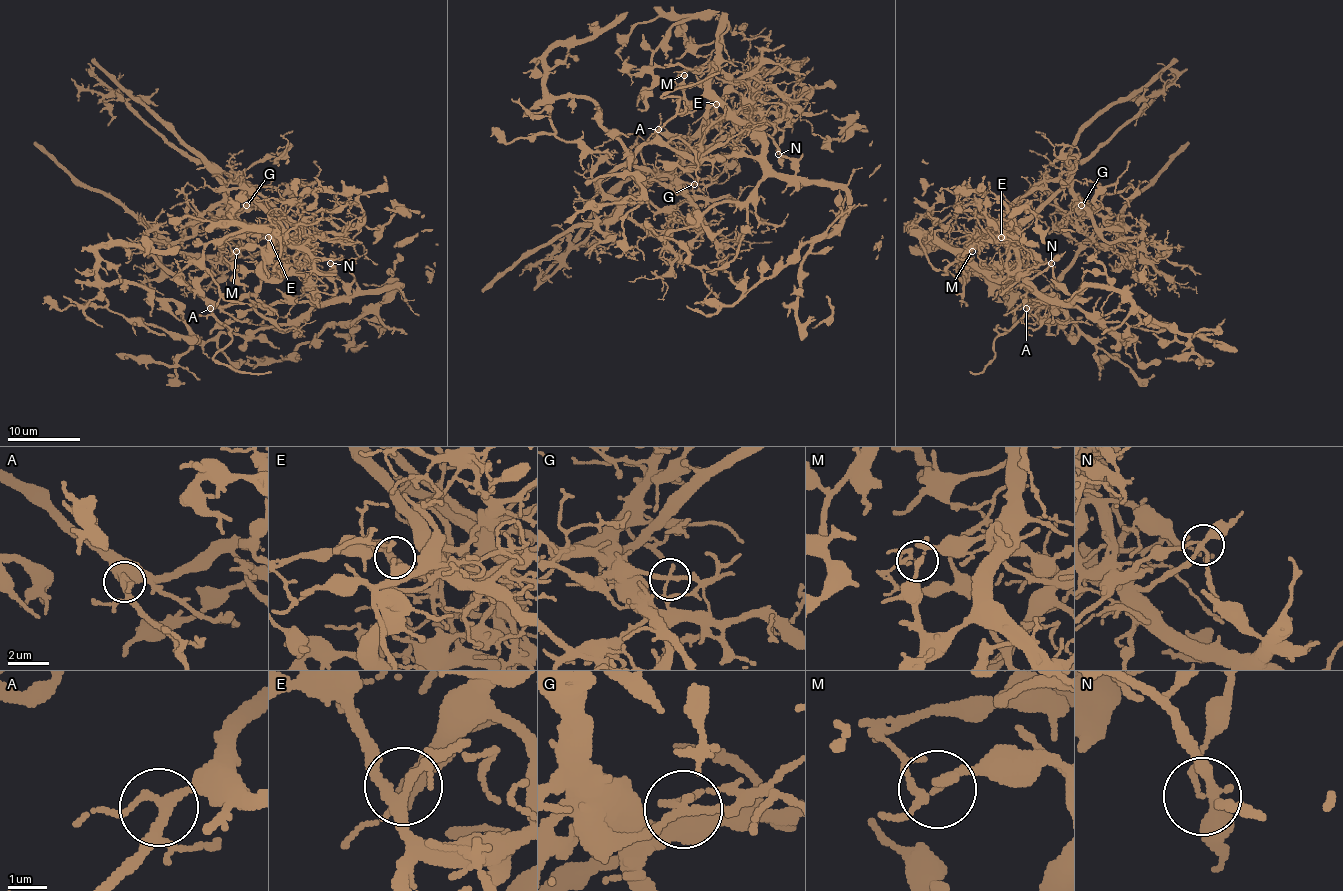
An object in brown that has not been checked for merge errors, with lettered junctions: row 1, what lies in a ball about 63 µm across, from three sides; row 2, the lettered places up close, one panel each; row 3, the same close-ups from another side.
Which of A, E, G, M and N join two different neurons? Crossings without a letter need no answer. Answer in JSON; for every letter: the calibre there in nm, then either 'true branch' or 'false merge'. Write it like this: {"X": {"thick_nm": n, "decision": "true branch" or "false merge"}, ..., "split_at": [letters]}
{"A": {"thick_nm": 240, "decision": "true branch"}, "E": {"thick_nm": 280, "decision": "true branch"}, "G": {"thick_nm": 190, "decision": "false merge"}, "M": {"thick_nm": 130, "decision": "false merge"}, "N": {"thick_nm": 220, "decision": "false merge"}, "split_at": ["G", "M", "N"]}

